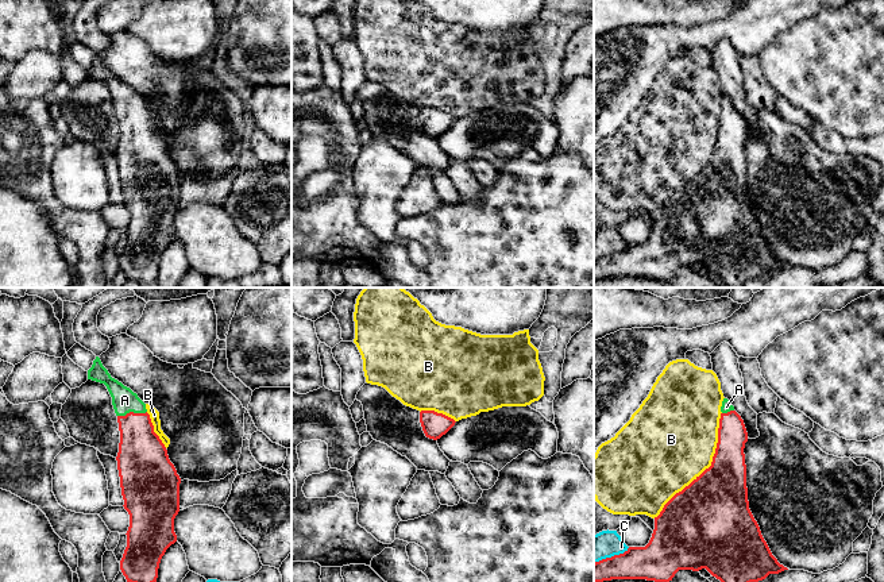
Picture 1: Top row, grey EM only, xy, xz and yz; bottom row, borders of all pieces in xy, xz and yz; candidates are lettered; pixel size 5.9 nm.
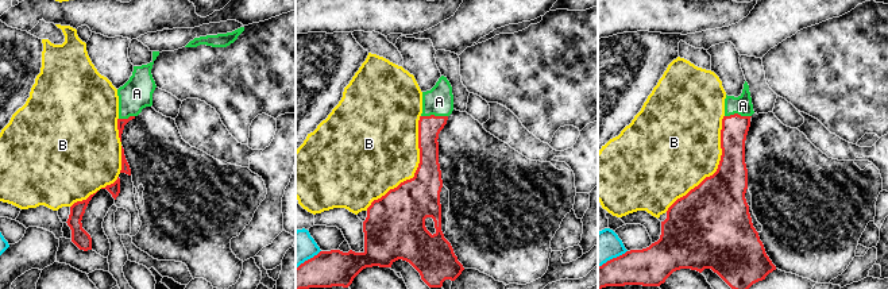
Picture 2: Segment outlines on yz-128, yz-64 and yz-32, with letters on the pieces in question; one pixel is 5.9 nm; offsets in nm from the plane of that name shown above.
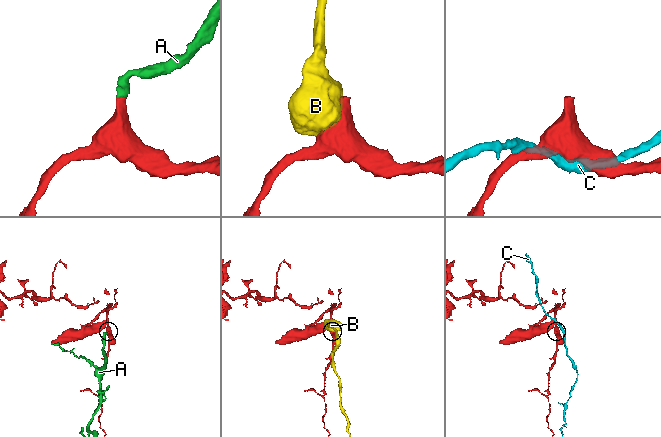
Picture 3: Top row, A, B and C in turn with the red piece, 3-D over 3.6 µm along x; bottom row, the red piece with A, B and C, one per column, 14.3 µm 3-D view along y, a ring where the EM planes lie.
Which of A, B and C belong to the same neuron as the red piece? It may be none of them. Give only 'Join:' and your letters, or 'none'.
Join: A

